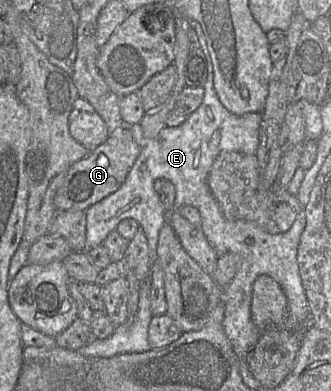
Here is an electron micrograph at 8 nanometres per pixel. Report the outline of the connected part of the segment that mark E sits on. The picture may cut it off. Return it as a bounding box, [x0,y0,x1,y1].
[85,20,311,360]

